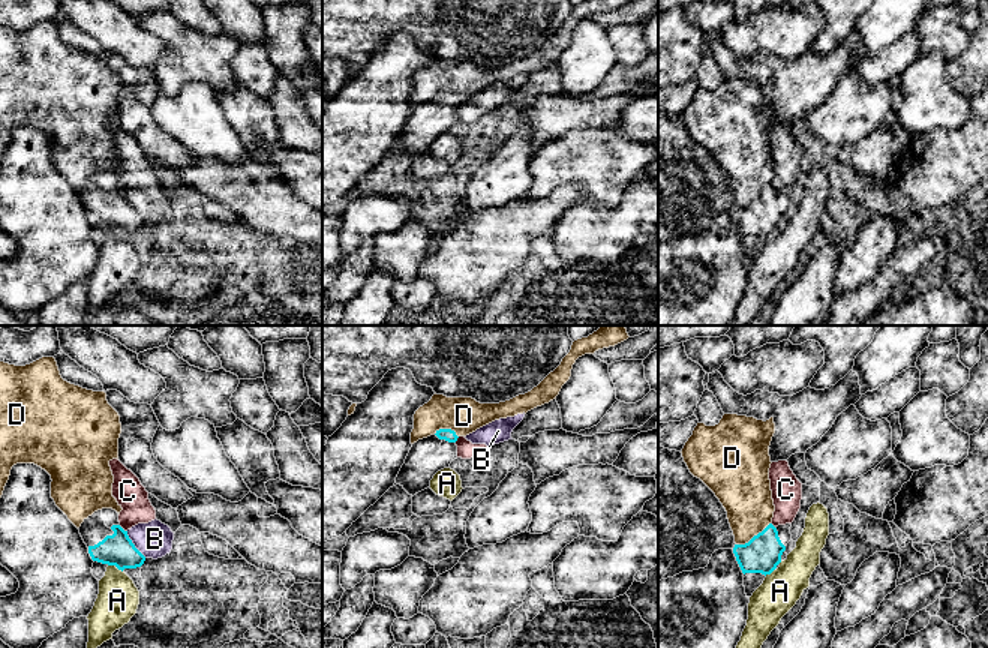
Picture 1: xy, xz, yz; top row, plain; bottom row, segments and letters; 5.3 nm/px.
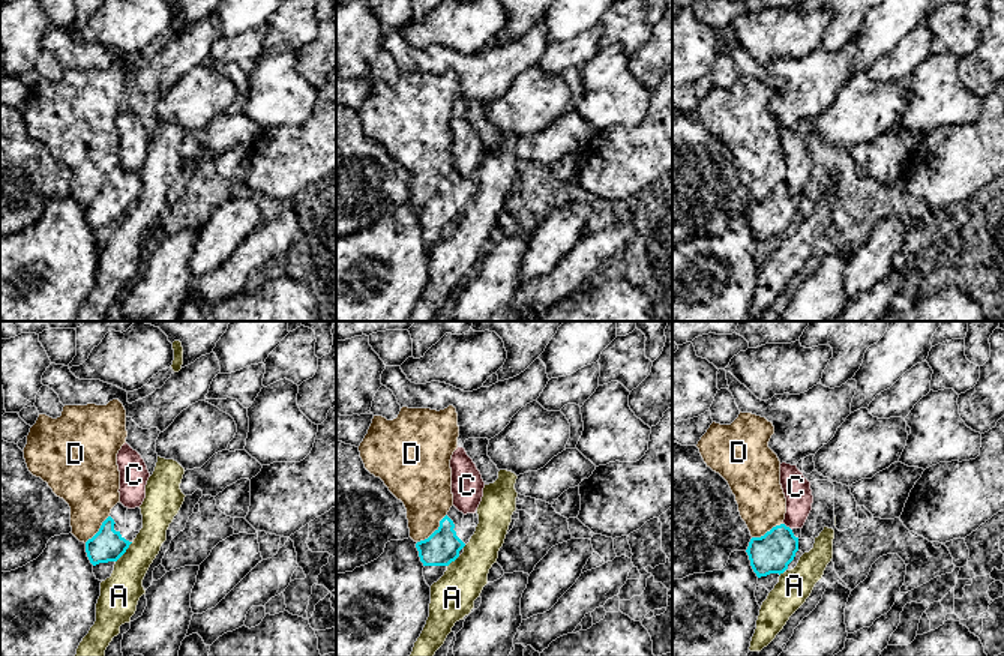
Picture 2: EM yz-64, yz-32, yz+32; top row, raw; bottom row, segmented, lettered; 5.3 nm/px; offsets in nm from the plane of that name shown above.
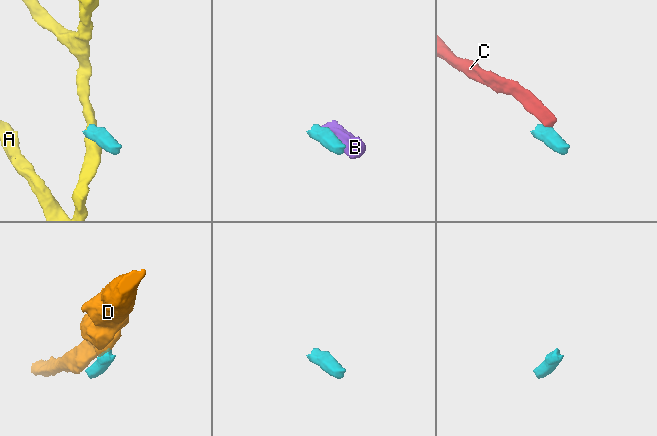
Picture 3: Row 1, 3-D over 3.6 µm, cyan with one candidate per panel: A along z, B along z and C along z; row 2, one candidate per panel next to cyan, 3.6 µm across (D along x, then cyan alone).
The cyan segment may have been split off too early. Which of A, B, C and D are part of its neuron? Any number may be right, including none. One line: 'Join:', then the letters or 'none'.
Join: none

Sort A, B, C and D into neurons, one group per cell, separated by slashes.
A / B C / D

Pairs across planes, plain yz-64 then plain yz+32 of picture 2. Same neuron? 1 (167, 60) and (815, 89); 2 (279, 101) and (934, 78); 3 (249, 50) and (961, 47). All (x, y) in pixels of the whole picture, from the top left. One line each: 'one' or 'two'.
1: one
2: one
3: two

